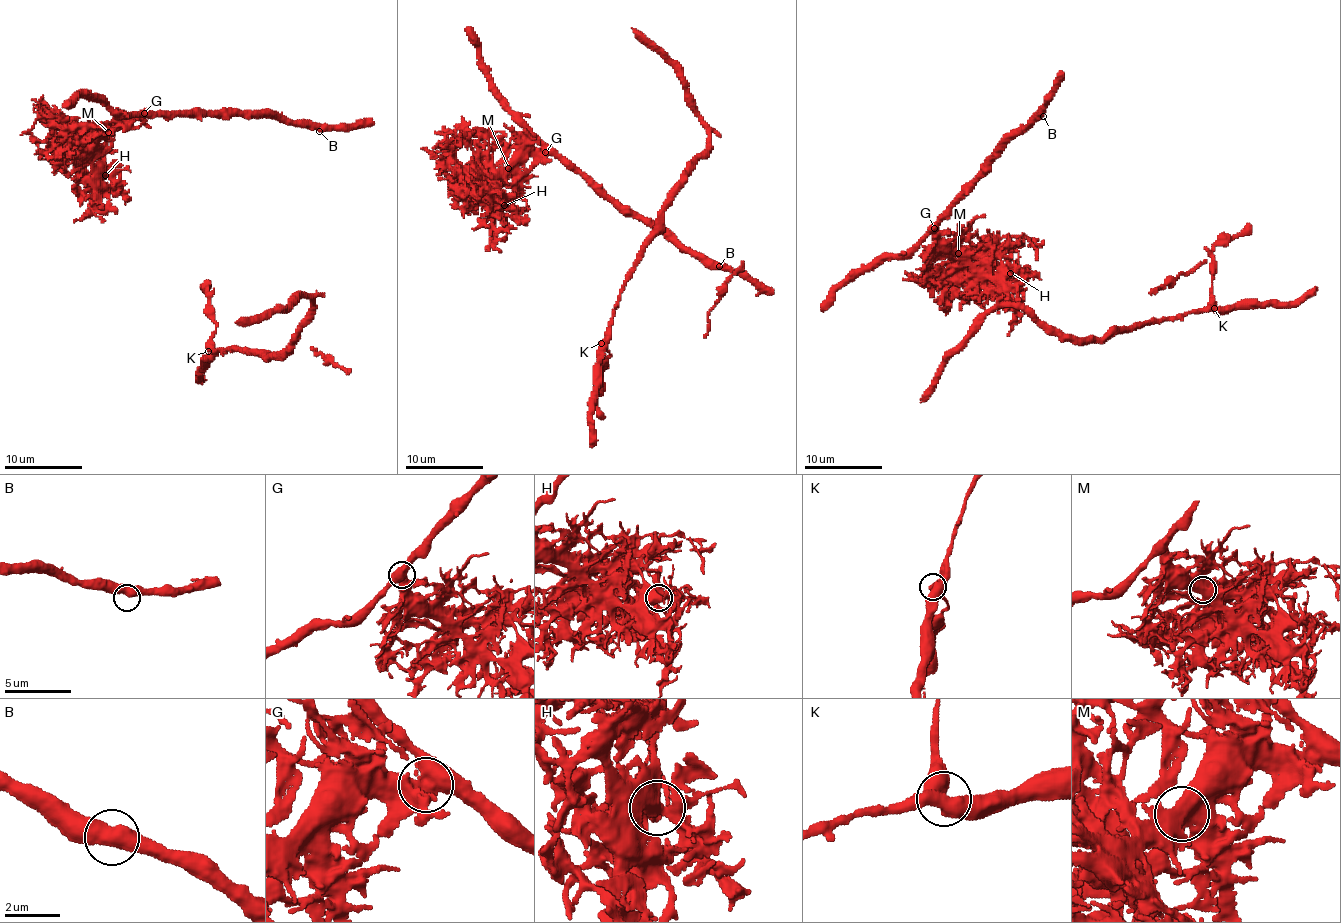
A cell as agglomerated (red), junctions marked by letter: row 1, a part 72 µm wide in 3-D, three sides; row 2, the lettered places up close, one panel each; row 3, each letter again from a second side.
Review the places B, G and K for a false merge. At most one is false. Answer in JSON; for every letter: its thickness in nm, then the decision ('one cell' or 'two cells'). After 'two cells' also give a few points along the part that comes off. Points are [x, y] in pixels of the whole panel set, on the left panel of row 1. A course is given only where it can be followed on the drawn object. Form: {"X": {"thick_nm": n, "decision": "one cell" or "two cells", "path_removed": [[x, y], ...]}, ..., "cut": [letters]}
{"B": {"thick_nm": 500, "decision": "one cell"}, "G": {"thick_nm": 500, "decision": "two cells", "path_removed": [[144, 112], [129, 121], [120, 120], [102, 125], [101, 131], [93, 129], [92, 150], [104, 161], [107, 175]]}, "K": {"thick_nm": 440, "decision": "one cell"}, "cut": ["G"]}

